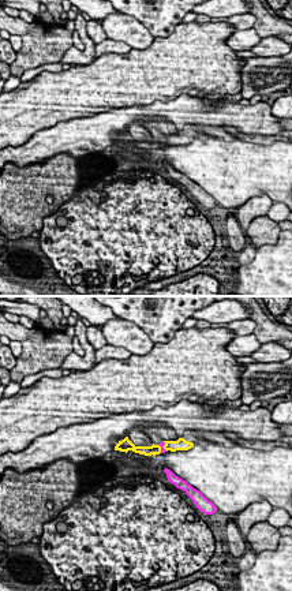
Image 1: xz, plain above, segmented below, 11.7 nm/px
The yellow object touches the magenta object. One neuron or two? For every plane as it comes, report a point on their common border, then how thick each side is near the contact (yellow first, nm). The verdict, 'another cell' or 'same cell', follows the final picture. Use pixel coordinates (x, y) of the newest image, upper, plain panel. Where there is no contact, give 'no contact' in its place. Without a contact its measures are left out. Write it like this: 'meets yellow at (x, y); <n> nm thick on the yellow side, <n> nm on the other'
meets yellow at (164, 141); 140 nm thick on the yellow side, 60 nm on the other

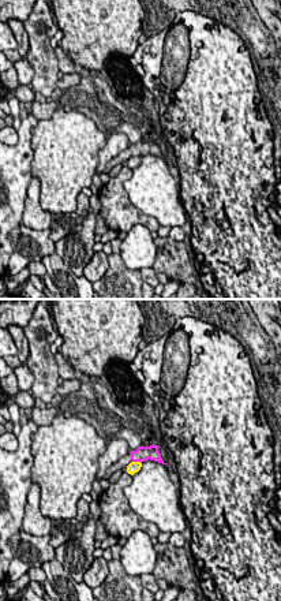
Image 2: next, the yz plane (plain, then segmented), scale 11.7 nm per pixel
meets yellow at (137, 156); 140 nm thick on the yellow side, 180 nm on the other

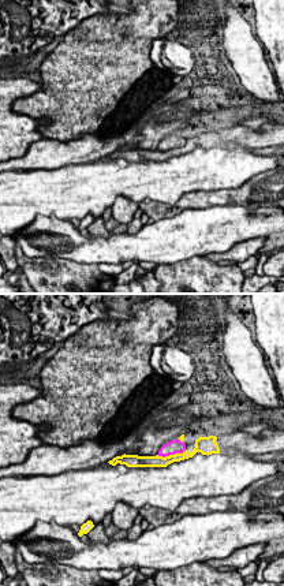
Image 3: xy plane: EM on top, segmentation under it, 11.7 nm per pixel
meets yellow at (171, 149); 130 nm thick on the yellow side, 160 nm on the other

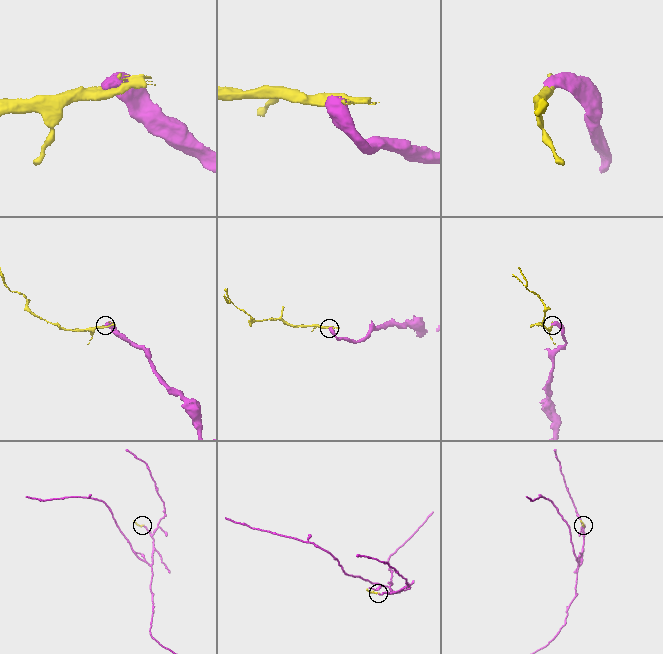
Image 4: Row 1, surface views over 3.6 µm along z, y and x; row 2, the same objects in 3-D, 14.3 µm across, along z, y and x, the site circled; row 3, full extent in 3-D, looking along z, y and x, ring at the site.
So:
another cell

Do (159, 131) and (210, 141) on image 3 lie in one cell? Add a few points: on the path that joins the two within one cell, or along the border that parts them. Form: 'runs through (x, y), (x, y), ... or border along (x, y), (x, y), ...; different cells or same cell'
border along (187, 120), (178, 131); different cells

